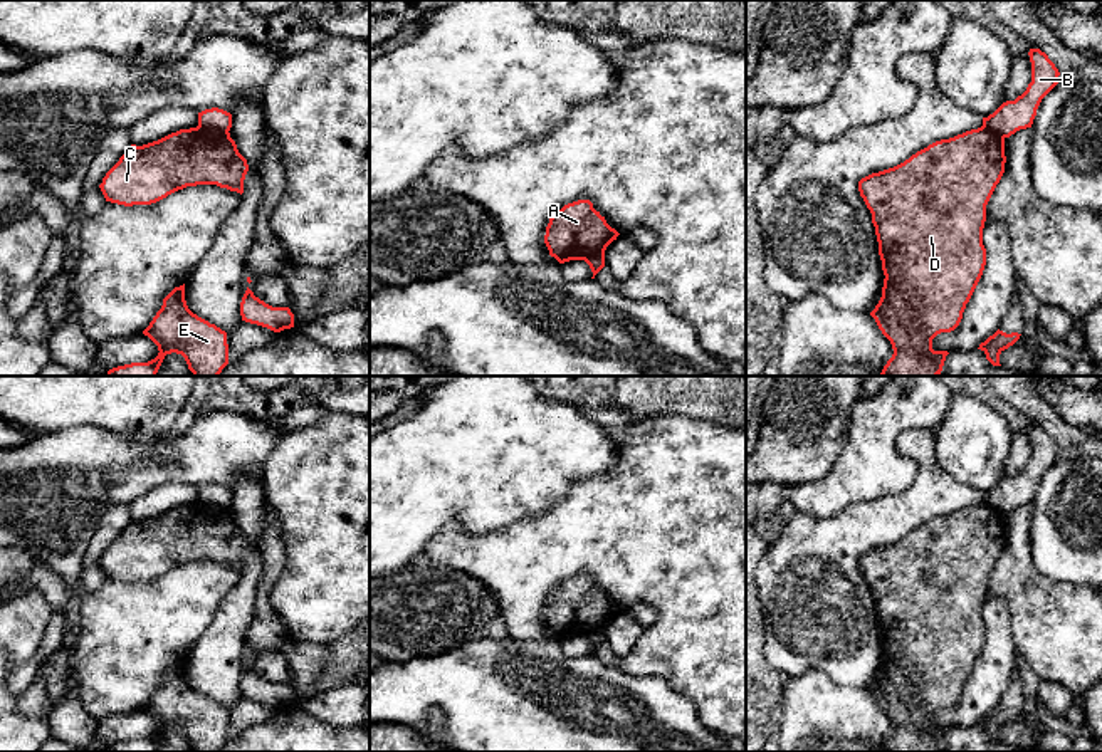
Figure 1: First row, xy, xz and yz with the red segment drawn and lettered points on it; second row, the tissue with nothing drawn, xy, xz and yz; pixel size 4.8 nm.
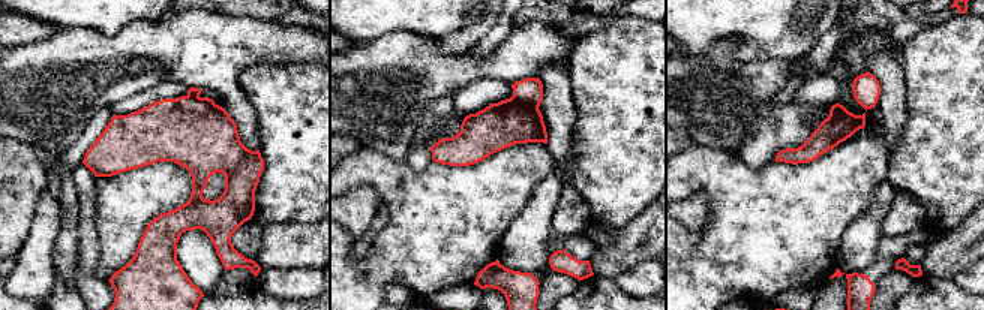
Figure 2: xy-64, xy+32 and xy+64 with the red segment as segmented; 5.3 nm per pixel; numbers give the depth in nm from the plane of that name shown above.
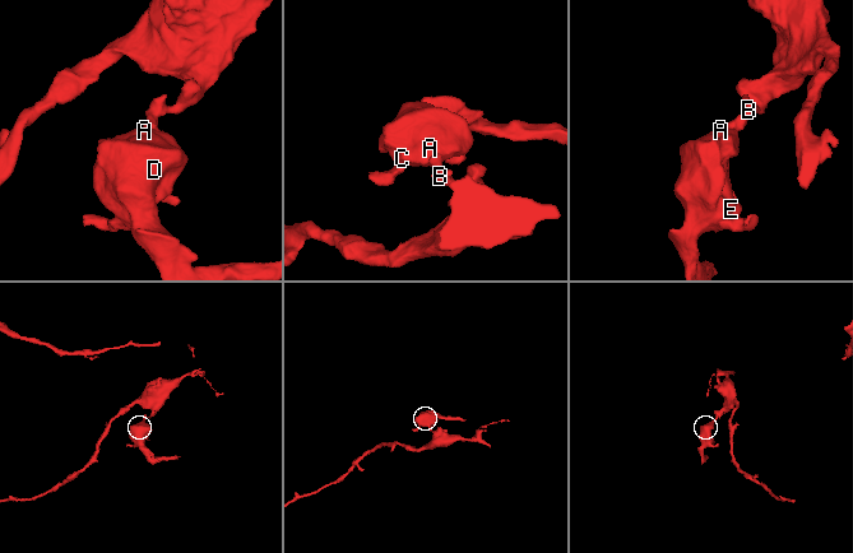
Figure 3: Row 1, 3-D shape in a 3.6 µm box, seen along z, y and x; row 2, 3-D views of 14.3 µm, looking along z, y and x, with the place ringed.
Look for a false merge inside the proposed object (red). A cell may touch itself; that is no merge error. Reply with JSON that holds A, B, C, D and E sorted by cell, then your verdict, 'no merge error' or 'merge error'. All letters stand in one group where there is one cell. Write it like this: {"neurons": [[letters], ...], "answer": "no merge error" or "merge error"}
{"neurons": [["A", "C", "D", "E"], ["B"]], "answer": "merge error"}

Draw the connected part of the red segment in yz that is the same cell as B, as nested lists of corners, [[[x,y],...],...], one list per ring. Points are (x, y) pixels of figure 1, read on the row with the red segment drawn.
[[[1030,49],[1031,82],[1015,101],[1003,102],[993,114],[983,118],[983,126],[1010,138],[1020,129],[1031,128],[1042,99],[1058,84],[1058,69],[1040,49]]]

